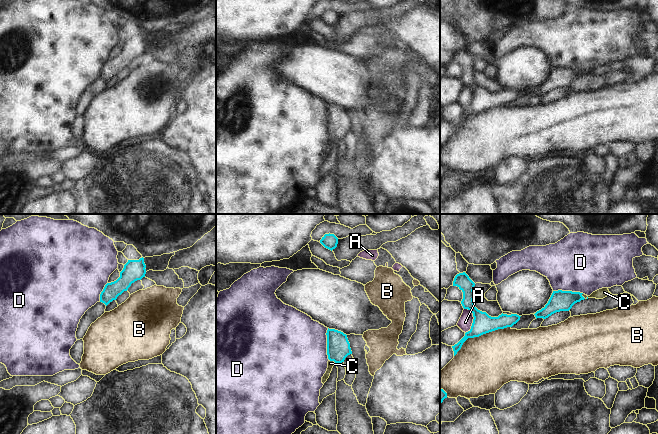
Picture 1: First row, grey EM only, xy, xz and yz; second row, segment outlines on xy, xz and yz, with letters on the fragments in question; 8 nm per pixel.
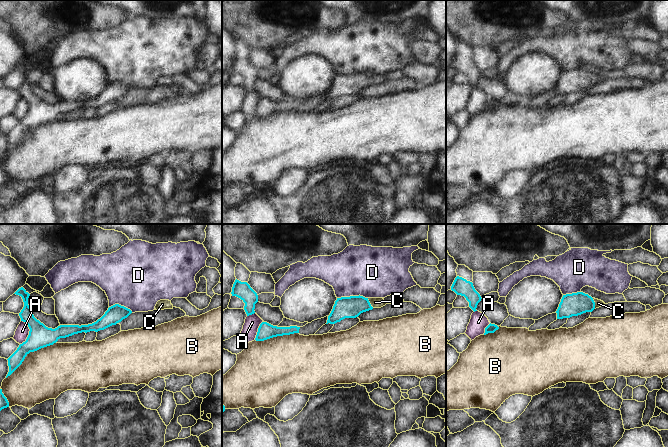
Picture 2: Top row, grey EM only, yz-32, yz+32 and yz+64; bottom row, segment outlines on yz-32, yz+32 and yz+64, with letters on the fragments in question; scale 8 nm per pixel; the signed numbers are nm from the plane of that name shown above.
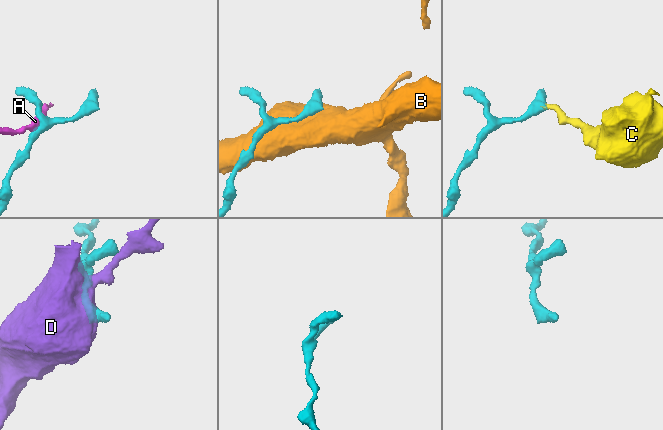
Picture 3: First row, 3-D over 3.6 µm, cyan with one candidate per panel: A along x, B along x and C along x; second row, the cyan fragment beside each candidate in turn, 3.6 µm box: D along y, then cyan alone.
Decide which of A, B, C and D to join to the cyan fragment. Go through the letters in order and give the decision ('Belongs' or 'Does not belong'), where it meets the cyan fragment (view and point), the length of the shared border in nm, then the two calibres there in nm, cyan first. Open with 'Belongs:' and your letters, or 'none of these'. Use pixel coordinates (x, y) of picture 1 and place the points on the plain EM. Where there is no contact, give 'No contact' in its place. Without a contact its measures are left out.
Belongs: C
A: Does not belong. Touches cyan at yz (473, 97). Shared border 200 nm. Thickness 160 nm (cyan) against 110 nm
B: Does not belong. Touches cyan at yz (480, 111). Shared border 500 nm. Thickness 160 nm (cyan) against 460 nm
C: Belongs. Touches cyan at yz (584, 74). Shared border 70 nm. Thickness 160 nm (cyan) against 80 nm
D: Does not belong. Touches cyan at xz (327, 120). Shared border 260 nm. Thickness 190 nm (cyan) against 500 nm

